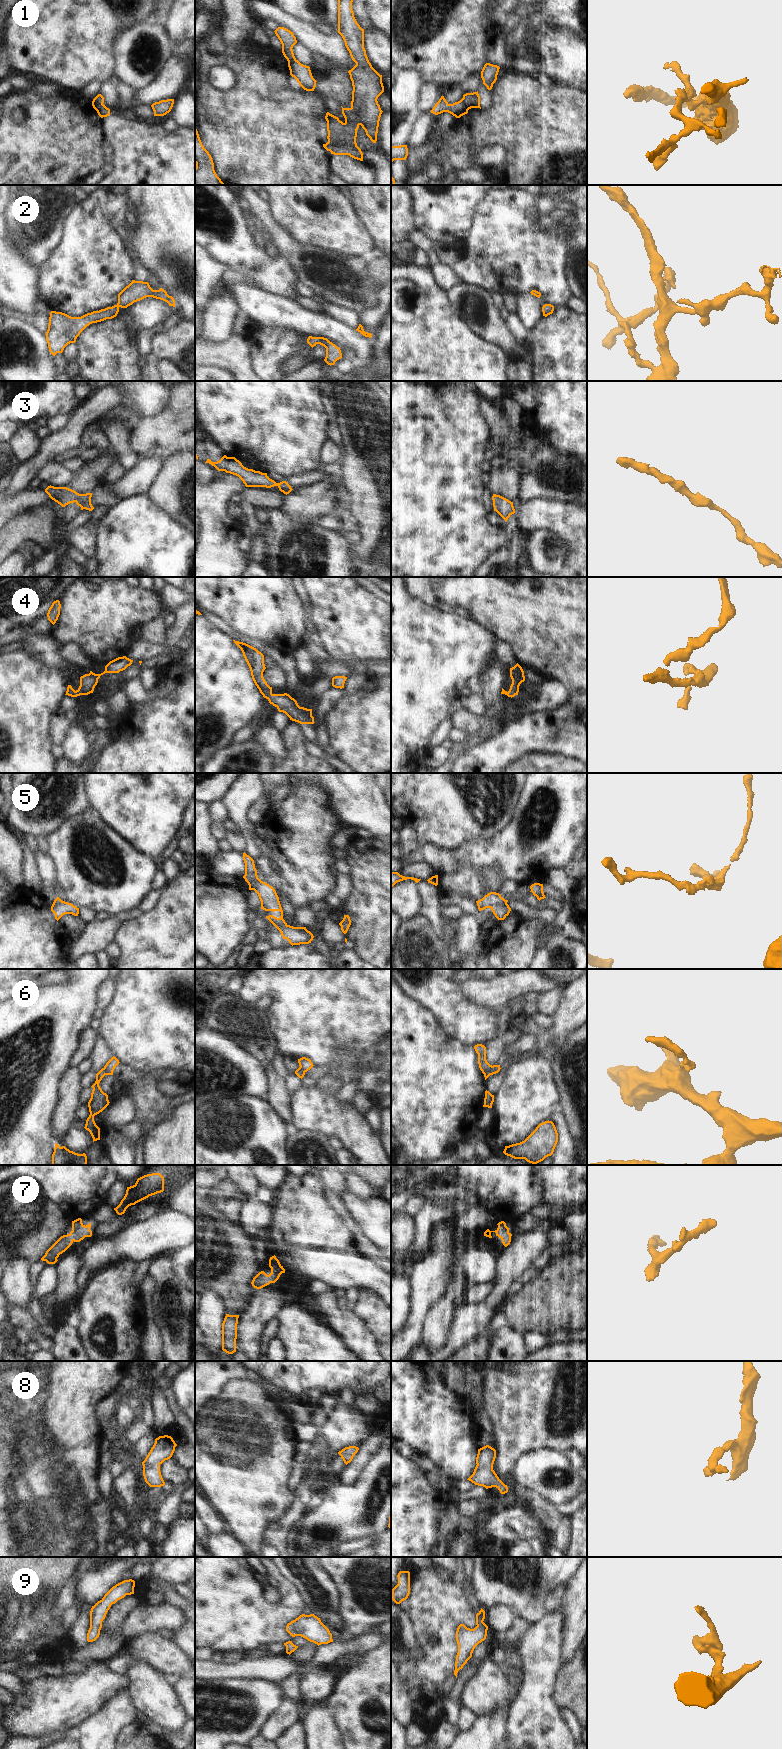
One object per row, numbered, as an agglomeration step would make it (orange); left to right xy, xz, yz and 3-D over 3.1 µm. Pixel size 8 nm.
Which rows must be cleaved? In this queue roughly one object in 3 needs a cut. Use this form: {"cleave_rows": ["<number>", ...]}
{"cleave_rows": ["1", "5", "6"]}

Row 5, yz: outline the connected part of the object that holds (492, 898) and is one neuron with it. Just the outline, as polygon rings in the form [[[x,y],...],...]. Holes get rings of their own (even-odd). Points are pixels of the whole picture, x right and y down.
[[[490,892],[485,895],[482,899],[476,901],[479,911],[497,904],[507,904],[508,900],[501,897],[499,893]]]

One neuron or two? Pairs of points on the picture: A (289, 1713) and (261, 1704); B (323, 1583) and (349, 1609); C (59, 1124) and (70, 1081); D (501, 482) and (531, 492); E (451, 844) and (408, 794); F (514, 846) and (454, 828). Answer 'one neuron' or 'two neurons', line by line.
A: two neurons
B: two neurons
C: one neuron
D: two neurons
E: one neuron
F: two neurons

